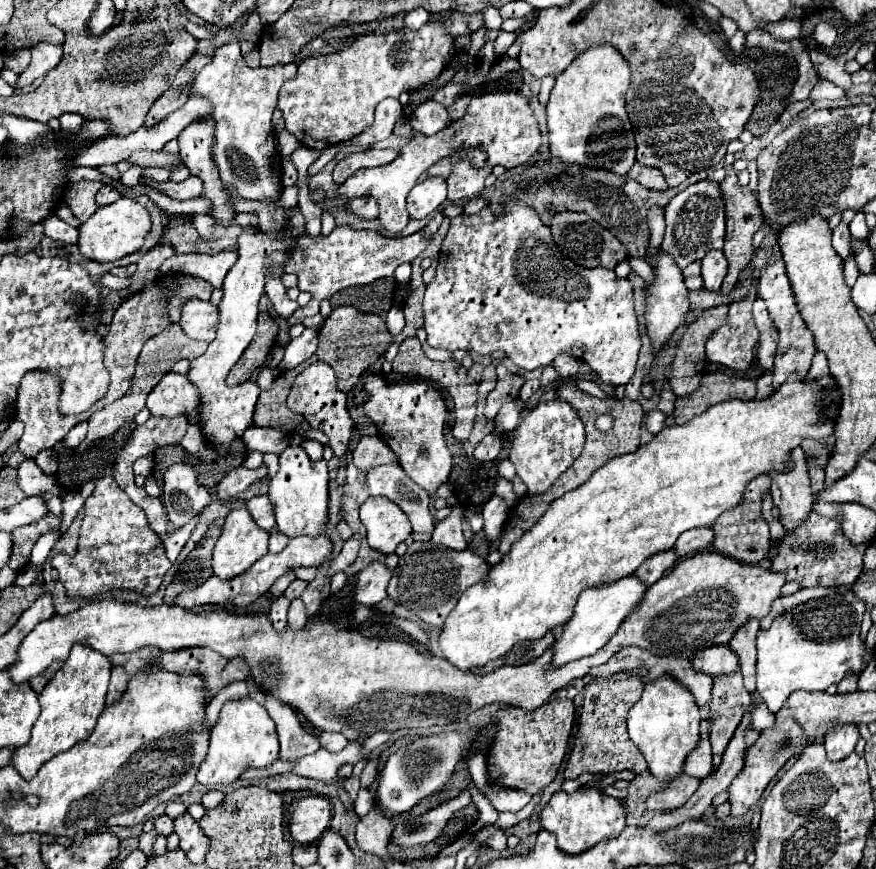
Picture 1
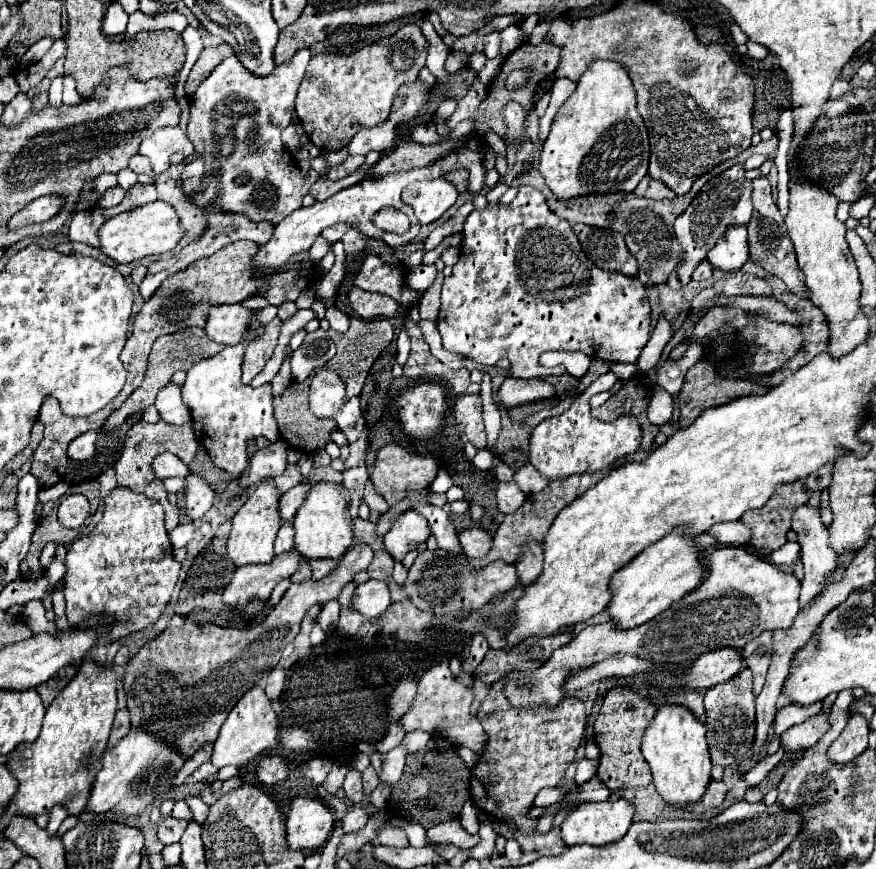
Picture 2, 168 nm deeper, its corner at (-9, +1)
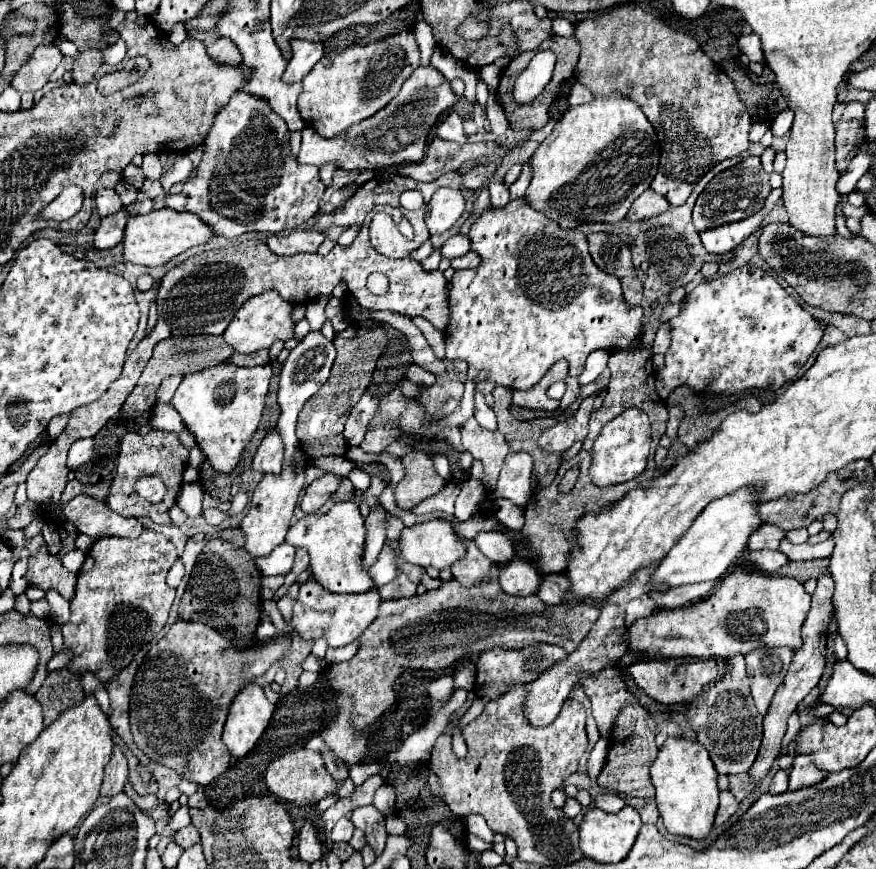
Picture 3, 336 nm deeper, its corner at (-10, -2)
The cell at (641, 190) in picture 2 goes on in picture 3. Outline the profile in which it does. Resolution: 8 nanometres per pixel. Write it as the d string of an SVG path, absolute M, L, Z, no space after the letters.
M649 188L635 200L633 208L627 212L627 220L631 220L631 222L645 220L645 218L651 218L651 216L659 216L665 210L669 210L669 202Z

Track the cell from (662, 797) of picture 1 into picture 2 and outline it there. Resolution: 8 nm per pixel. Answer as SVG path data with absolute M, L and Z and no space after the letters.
M712 779L710 785L706 787L706 793L702 795L702 801L698 801L698 803L694 803L694 805L684 805L684 807L686 807L686 811L692 811L692 813L700 815L700 813L704 813L704 811L710 811L710 809L718 807L718 805L724 801L726 791L728 791L728 787L726 787L722 781Z

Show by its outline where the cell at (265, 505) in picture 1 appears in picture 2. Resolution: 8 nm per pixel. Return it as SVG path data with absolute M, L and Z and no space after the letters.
M296 485L296 487L292 487L292 489L288 489L286 493L280 495L280 499L278 499L278 515L280 515L282 521L290 521L294 517L294 513L302 505L306 493L308 493L308 485Z

